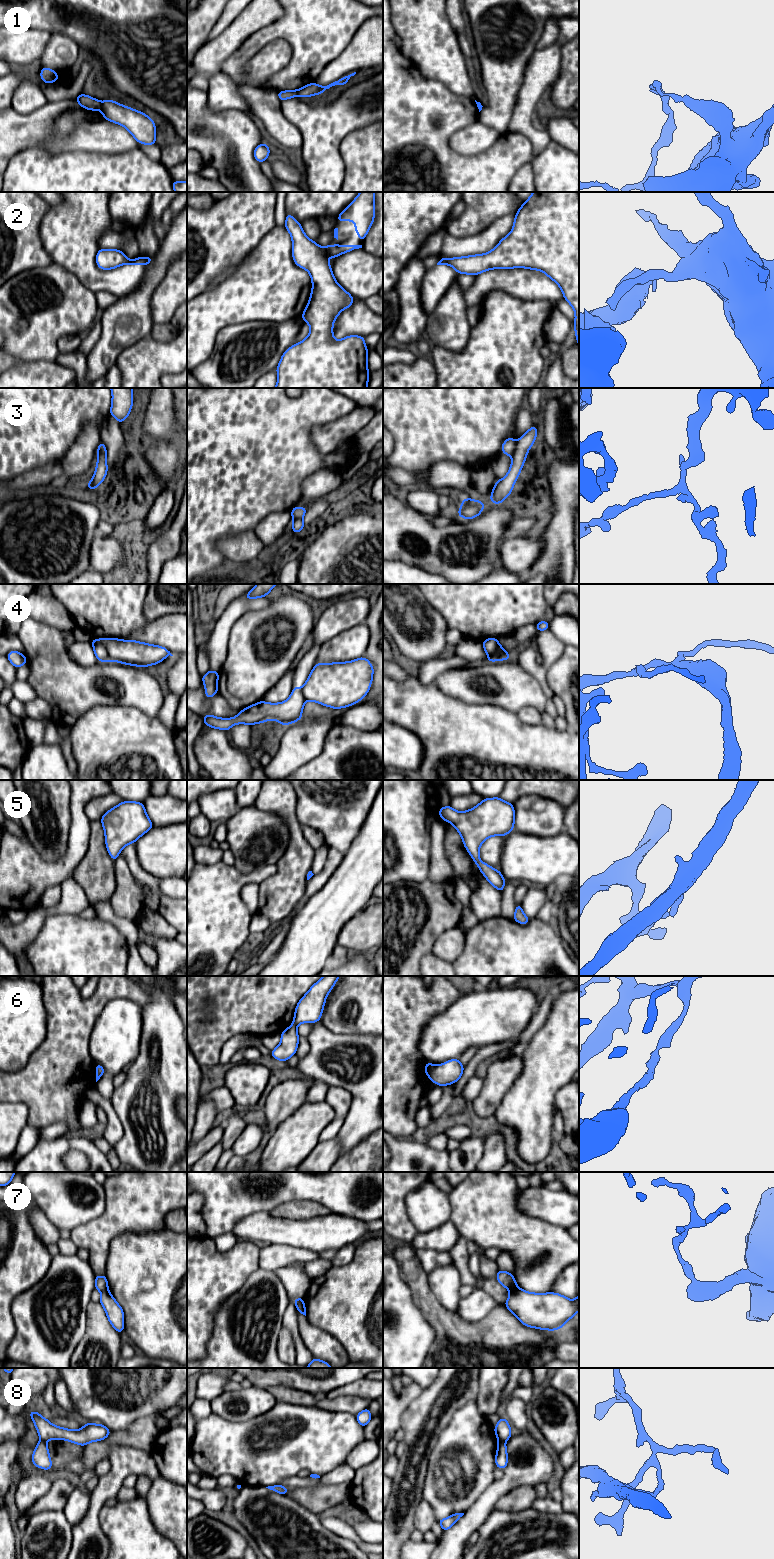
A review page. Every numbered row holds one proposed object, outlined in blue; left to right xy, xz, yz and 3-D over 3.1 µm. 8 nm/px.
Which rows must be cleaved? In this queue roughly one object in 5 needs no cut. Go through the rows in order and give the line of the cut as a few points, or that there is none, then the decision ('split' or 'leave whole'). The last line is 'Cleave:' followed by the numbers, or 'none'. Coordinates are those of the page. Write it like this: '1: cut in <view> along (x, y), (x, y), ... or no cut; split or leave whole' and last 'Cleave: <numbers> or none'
1: cut in xy along (102, 102), (100, 109); split
2: cut in xz along (320, 247), (326, 257); split
3: cut in yz along (515, 443), (515, 449), (511, 456); split
4: cut in xy along (98, 639), (105, 648), (109, 660); split
5: cut in yz along (479, 858), (474, 861); split
6: cut in yz along (434, 1066), (429, 1077); split
7: cut in yz along (517, 1287), (510, 1292); split
8: cut in yz along (498, 1440), (504, 1442); split
Cleave: 1, 2, 3, 4, 5, 6, 7, 8

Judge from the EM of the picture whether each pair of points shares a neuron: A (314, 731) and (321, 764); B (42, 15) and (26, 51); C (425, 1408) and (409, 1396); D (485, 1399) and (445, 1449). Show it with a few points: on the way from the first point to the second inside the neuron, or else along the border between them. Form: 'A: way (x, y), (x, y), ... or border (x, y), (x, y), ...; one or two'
A: border (328, 732), (323, 749), (299, 767); two
B: border (34, 28), (59, 33); two
C: border (423, 1389), (404, 1411), (401, 1419); two
D: border (476, 1403), (479, 1411), (486, 1418); two

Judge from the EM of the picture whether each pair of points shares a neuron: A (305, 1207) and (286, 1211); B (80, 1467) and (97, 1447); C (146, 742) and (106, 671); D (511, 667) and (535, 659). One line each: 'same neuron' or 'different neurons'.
A: same neuron
B: different neurons
C: different neurons
D: different neurons

